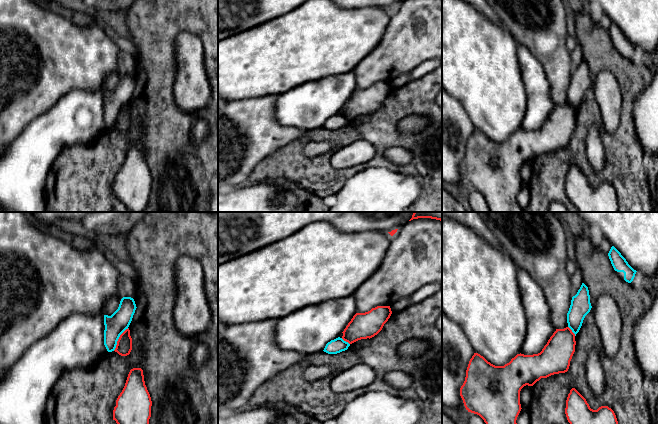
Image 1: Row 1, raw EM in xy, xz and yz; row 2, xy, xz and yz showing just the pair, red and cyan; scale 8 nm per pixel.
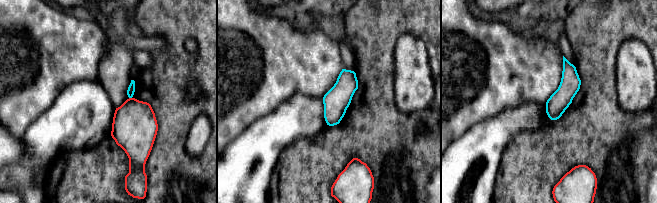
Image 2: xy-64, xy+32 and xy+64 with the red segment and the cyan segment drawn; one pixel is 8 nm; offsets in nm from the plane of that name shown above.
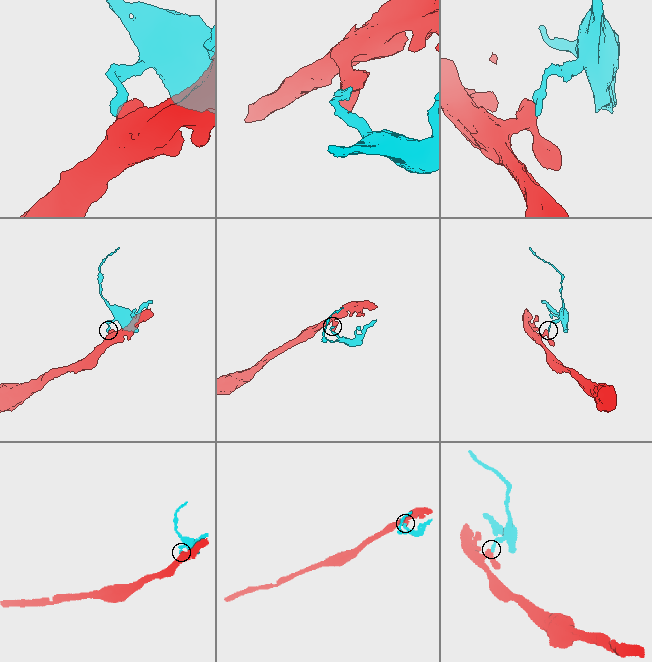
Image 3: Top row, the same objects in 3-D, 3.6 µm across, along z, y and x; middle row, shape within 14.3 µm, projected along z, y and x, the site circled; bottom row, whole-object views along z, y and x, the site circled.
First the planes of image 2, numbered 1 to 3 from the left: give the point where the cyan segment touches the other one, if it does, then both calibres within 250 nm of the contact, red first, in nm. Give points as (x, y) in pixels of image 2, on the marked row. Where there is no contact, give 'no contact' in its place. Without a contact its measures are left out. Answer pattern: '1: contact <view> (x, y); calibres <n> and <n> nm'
1: contact xy-64 (130, 98); calibres 360 and 60 nm
2: no contact
3: no contact

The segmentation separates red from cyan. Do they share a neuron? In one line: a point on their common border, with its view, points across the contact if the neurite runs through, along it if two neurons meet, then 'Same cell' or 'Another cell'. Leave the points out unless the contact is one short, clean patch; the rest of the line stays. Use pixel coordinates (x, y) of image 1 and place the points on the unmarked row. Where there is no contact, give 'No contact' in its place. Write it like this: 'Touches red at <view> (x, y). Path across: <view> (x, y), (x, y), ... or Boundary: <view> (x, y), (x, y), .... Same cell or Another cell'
Touches red at xy (118, 115). Boundary: xy (128, 104), (120, 111), (113, 126). Another cell

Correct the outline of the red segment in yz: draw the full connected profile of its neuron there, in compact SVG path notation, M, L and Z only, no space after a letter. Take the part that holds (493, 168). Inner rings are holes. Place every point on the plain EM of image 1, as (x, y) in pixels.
M566 103L556 105L540 129L517 130L504 142L495 142L480 130L474 129L466 146L465 157L460 164L460 172L466 186L484 196L491 212L523 212L516 199L522 185L521 165L526 161L533 162L541 154L567 148L575 121L575 110Z

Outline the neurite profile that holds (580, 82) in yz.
M582 59L577 70L572 73L571 81L567 89L568 103L576 110L579 108L585 92L590 88L592 82L588 63Z

